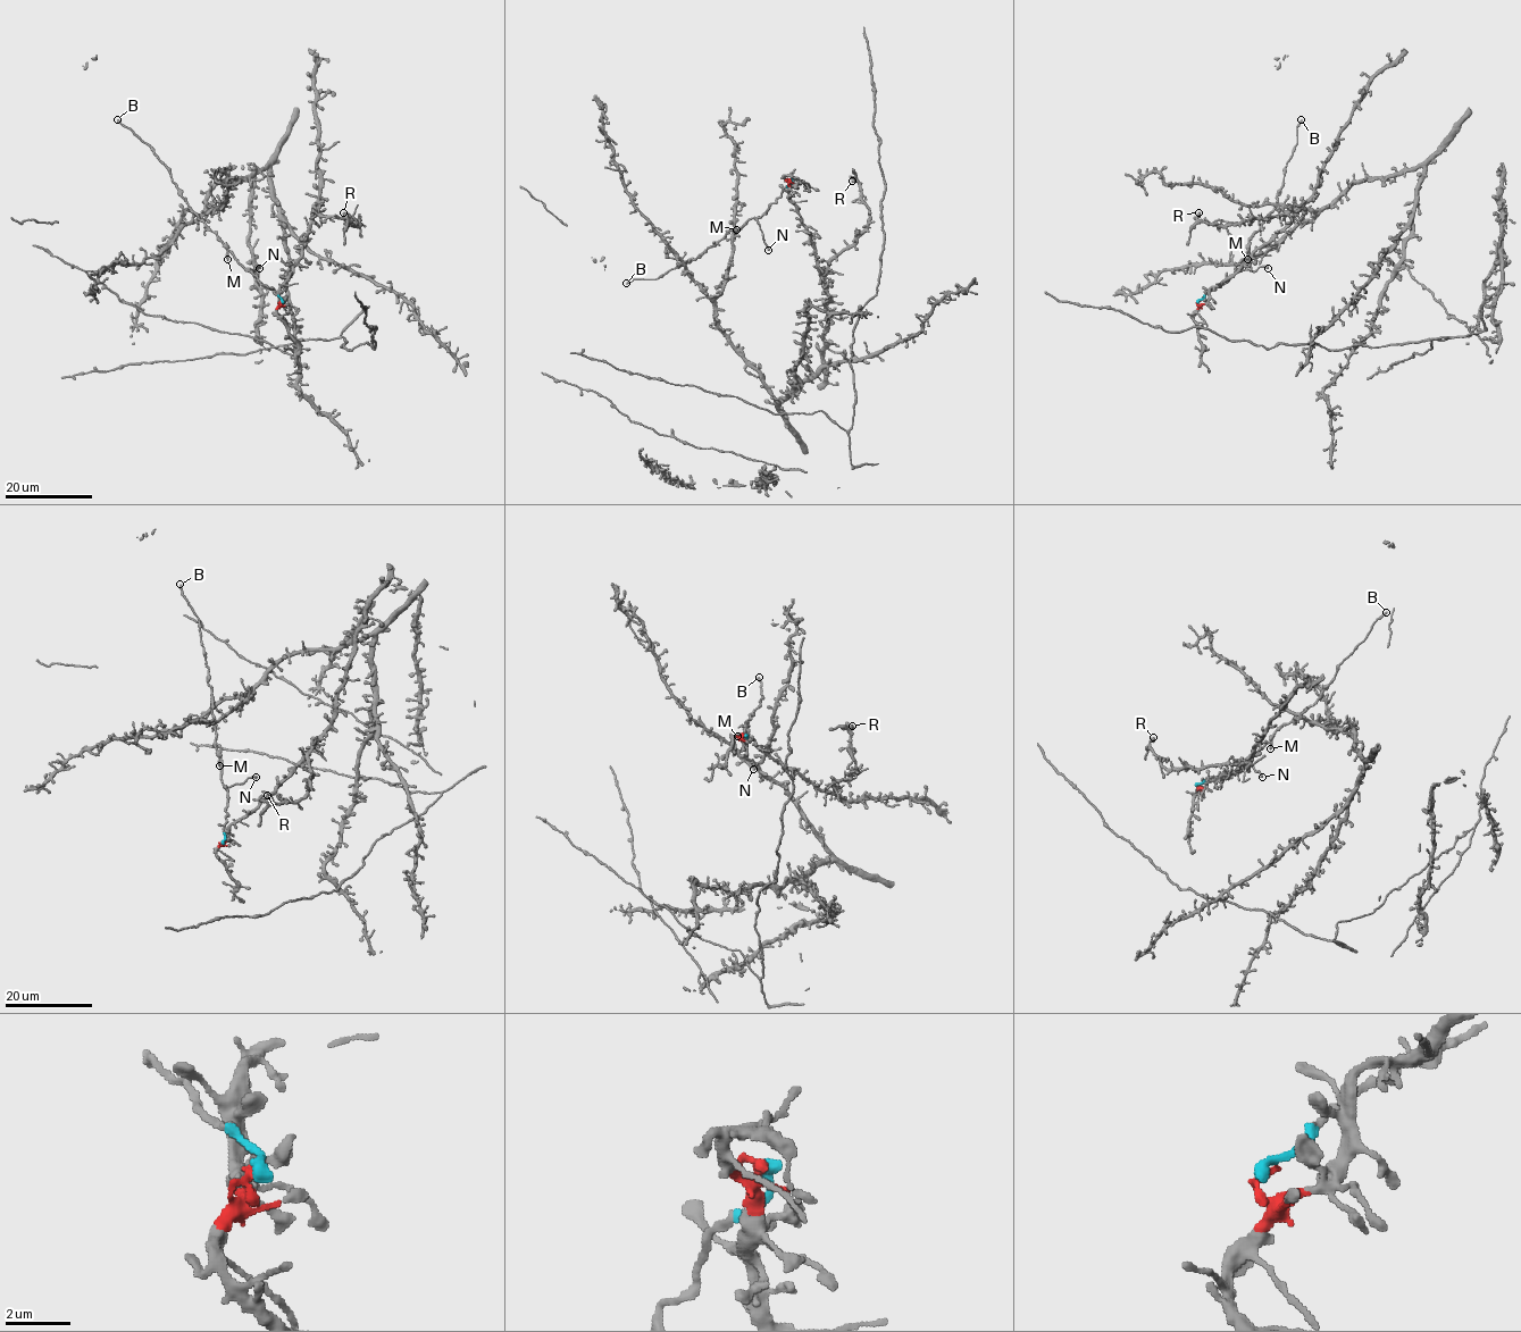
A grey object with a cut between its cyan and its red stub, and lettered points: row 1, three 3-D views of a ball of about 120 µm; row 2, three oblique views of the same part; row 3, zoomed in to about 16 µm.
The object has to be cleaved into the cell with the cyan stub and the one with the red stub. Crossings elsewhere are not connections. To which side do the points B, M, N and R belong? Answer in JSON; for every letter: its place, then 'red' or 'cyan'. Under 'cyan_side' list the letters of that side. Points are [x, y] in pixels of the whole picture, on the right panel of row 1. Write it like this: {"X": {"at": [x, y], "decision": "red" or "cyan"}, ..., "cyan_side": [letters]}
{"B": {"at": [1301, 119], "decision": "cyan"}, "M": {"at": [1247, 259], "decision": "cyan"}, "N": {"at": [1268, 268], "decision": "cyan"}, "R": {"at": [1198, 212], "decision": "red"}, "cyan_side": ["B", "M", "N"]}

